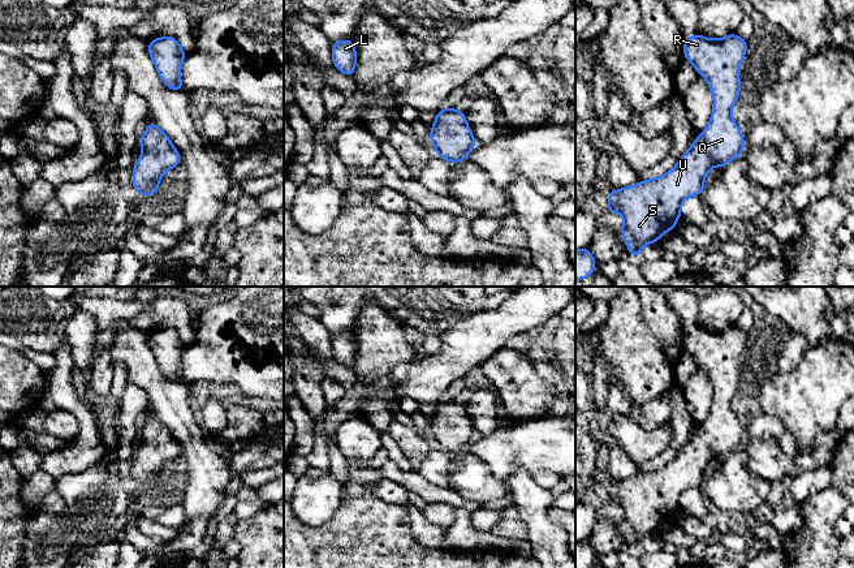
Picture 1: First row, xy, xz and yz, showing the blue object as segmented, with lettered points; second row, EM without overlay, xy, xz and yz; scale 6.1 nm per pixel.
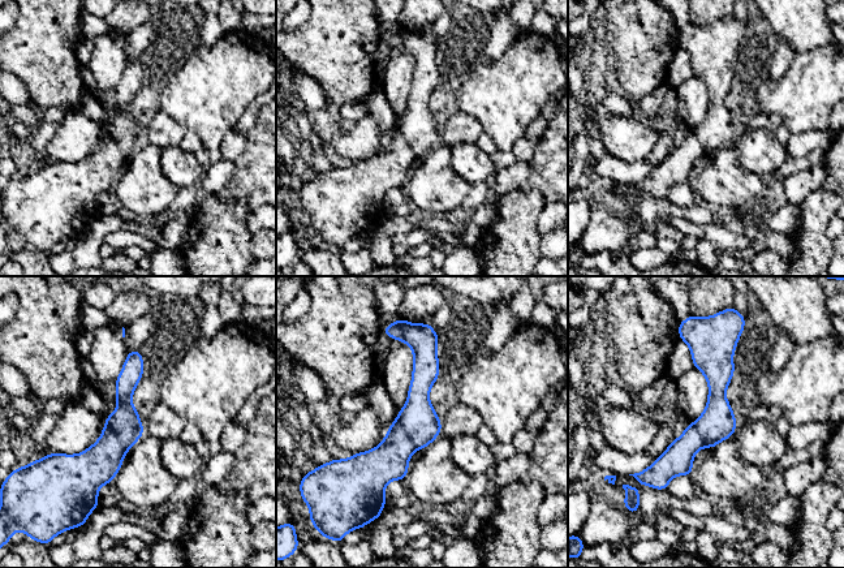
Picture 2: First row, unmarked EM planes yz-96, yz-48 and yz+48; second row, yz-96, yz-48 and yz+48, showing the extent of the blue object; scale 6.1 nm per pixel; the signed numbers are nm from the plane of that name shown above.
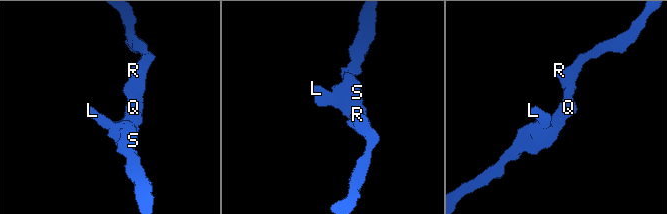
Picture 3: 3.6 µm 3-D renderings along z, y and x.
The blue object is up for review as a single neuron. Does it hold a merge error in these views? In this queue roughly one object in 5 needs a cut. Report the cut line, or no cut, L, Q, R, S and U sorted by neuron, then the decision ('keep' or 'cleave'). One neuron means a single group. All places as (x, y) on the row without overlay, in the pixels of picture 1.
cut none; groups L Q R S U; keep

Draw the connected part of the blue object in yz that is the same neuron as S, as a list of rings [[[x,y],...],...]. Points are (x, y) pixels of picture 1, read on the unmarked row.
[[[736,324],[721,331],[708,331],[695,326],[683,332],[685,350],[695,358],[698,366],[706,370],[713,387],[712,406],[707,419],[698,426],[673,461],[663,468],[608,485],[607,505],[613,507],[618,503],[624,508],[624,517],[618,522],[631,548],[638,551],[644,537],[659,534],[665,524],[677,521],[674,515],[682,509],[682,494],[691,487],[702,487],[706,481],[704,470],[713,457],[724,460],[729,453],[743,447],[745,430],[732,409],[732,400],[741,383],[738,360],[746,348],[747,335]]]

